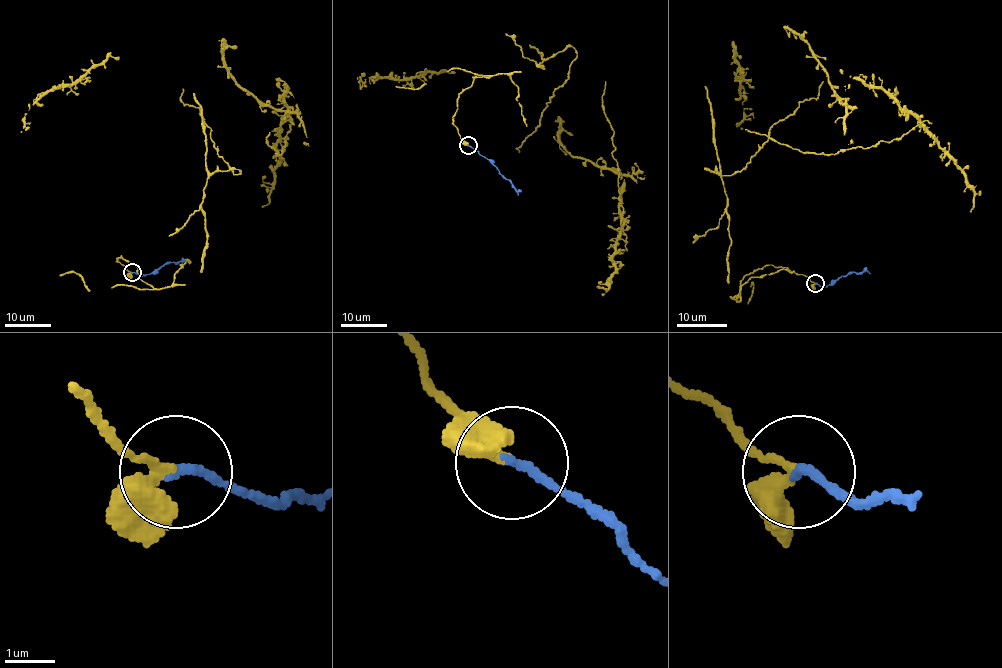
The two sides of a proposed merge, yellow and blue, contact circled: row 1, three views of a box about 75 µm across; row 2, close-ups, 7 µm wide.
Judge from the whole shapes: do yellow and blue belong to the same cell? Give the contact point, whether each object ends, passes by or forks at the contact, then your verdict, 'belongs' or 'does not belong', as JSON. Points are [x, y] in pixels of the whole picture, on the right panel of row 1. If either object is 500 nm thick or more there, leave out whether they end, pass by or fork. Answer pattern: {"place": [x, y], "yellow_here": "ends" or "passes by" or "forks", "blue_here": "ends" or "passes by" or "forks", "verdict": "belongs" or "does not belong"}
{"place": [815, 283], "yellow_here": "passes by", "blue_here": "ends", "verdict": "belongs"}

